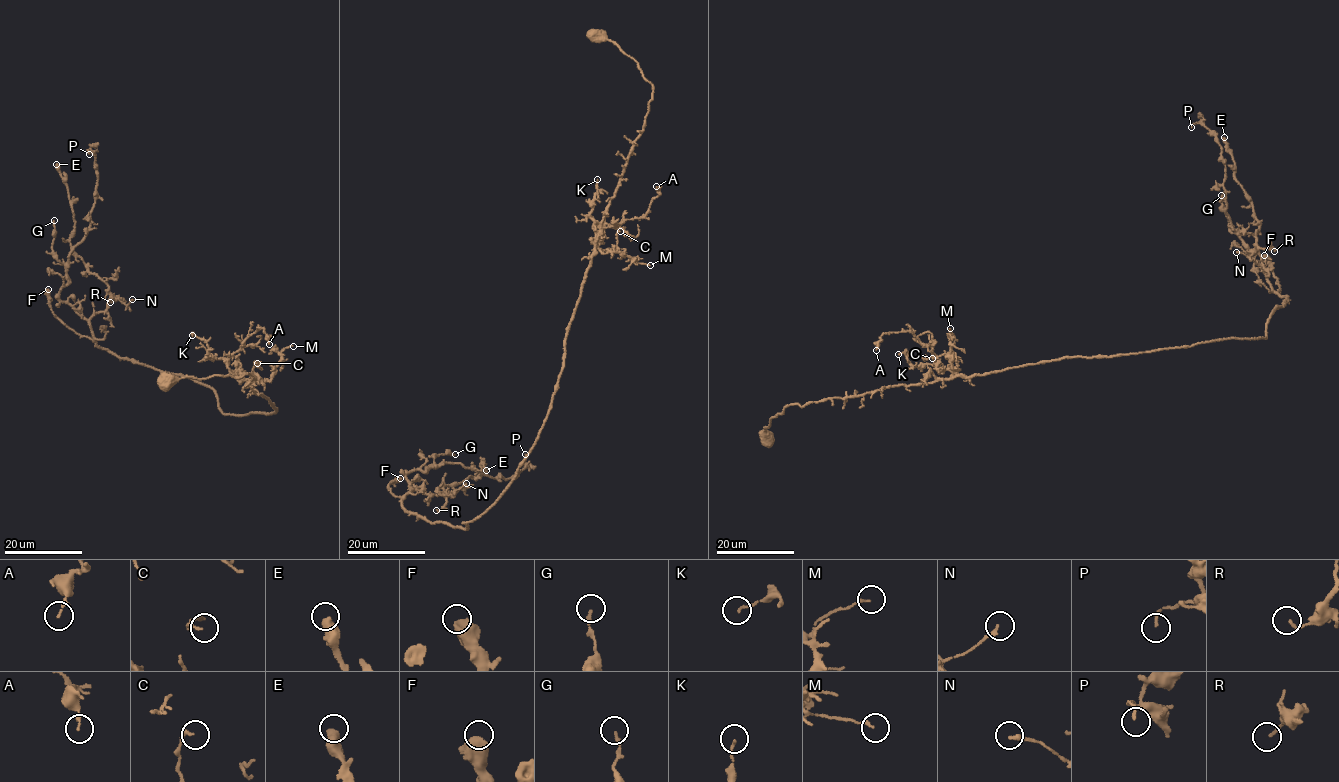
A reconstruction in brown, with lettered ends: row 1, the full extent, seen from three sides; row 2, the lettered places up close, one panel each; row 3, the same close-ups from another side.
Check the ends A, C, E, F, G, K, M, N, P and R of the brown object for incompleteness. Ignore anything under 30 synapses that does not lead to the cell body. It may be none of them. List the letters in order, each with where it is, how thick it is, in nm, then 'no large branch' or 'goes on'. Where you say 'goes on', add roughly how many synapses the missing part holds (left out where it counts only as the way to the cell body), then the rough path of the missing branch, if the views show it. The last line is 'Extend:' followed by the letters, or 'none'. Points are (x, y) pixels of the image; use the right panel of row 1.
A: (876, 350) | 150 nm | no large branch
C: (932, 358) | 140 nm | no large branch
E: (1224, 137) | 480 nm | no large branch
F: (1264, 255) | 750 nm | no large branch
G: (1221, 195) | 140 nm | no large branch
K: (898, 354) | 110 nm | no large branch
M: (950, 328) | 130 nm | no large branch
N: (1236, 252) | 200 nm | no large branch
P: (1191, 127) | 130 nm | no large branch
R: (1274, 251) | 130 nm | no large branch
Extend: none

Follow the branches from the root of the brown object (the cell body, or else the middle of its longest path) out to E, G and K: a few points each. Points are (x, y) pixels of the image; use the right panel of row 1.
E: (766, 436), (789, 405), (1070, 356), (1265, 338), (1267, 319), (1288, 299), (1263, 271), (1259, 223), (1224, 137)
G: (766, 436), (772, 417), (789, 405), (1070, 356), (1264, 338), (1267, 319), (1288, 299), (1231, 232), (1221, 195)
K: (766, 436), (772, 417), (789, 405), (955, 375), (939, 371), (936, 361), (913, 366), (907, 352), (898, 354)

